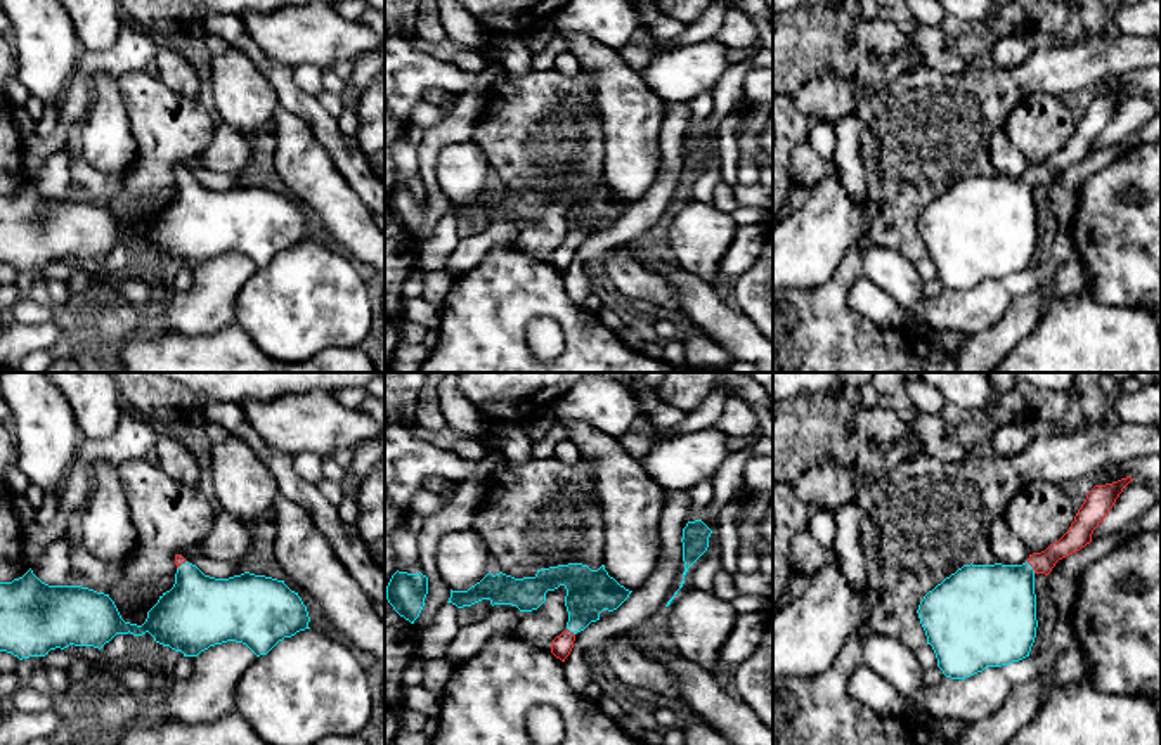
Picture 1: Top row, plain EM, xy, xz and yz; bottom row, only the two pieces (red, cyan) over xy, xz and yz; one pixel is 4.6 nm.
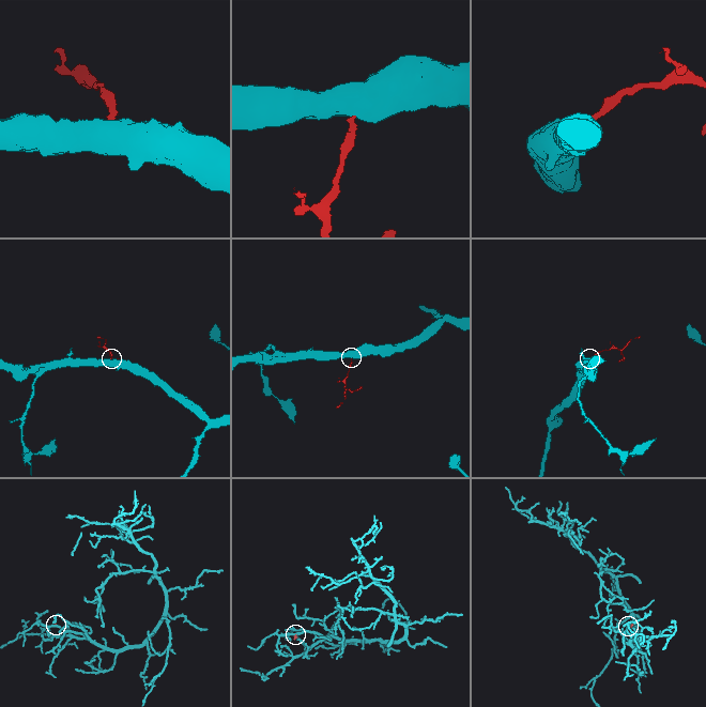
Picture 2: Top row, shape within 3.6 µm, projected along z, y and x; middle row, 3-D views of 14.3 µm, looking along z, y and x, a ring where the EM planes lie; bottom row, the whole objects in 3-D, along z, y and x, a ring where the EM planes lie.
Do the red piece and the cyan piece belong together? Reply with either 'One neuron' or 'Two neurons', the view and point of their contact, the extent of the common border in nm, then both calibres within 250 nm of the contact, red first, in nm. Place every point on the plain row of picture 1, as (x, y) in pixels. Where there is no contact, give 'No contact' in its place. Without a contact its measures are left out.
One neuron. Touches red at yz (1031, 177). Shared border 70 nm. Thickness 110 nm (red) against 380 nm

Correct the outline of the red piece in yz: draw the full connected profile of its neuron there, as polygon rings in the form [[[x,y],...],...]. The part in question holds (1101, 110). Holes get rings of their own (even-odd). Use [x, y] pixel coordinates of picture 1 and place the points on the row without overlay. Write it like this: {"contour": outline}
{"contour": [[[1132,88],[1095,97],[1078,121],[1069,142],[1041,165],[1029,166],[1022,177],[963,177],[929,203],[918,217],[918,230],[932,258],[937,279],[946,289],[965,291],[986,279],[1002,279],[1029,269],[1036,249],[1035,187],[1048,187],[1055,175],[1092,154],[1092,146]]]}

